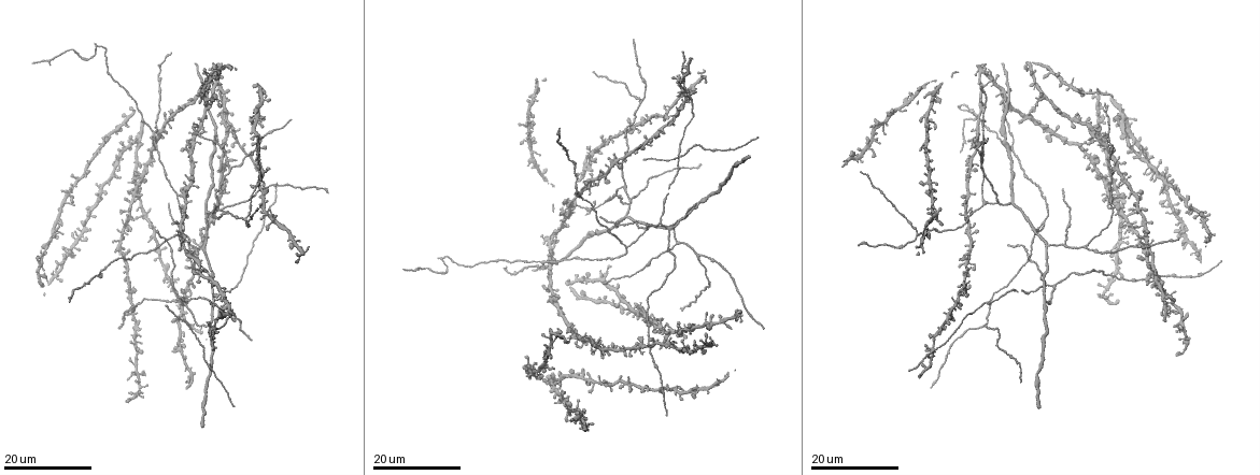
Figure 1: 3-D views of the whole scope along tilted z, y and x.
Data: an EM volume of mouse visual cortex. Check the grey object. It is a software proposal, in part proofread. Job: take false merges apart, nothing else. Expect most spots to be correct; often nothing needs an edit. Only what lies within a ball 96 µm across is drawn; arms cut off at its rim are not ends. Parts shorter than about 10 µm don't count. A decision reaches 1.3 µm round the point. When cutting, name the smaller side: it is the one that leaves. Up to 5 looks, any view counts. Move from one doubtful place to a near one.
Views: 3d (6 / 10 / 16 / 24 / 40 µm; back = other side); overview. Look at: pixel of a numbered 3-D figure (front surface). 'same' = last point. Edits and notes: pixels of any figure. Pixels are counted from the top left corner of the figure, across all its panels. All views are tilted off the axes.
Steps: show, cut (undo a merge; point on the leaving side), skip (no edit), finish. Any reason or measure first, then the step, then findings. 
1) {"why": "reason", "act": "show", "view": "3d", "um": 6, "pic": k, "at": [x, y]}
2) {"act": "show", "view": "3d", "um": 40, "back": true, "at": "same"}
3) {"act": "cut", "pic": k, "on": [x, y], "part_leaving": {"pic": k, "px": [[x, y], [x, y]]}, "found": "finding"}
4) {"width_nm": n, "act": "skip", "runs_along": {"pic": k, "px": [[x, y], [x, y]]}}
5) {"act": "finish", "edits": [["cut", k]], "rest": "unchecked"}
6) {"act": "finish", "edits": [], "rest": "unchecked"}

{"why": "four-way junction", "act": "show", "view": "3d", "um": 16, "pic": 1, "at": [932, 348]}

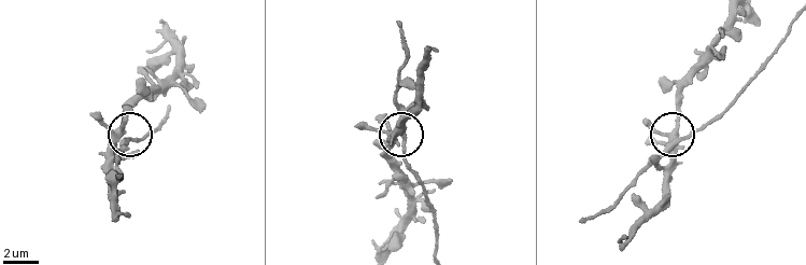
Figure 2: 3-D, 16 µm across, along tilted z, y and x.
{"act": "show", "view": "3d", "um": 6, "pic": 2, "at": [682, 139]}

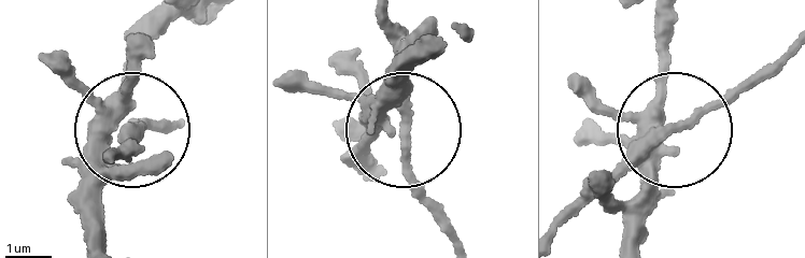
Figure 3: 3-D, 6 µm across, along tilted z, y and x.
{"arms": 4, "act": "skip", "found": "one neuron here"}

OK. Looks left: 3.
{"why": "a fork", "act": "show", "view": "3d", "um": 24, "pic": 1, "at": [220, 210]}

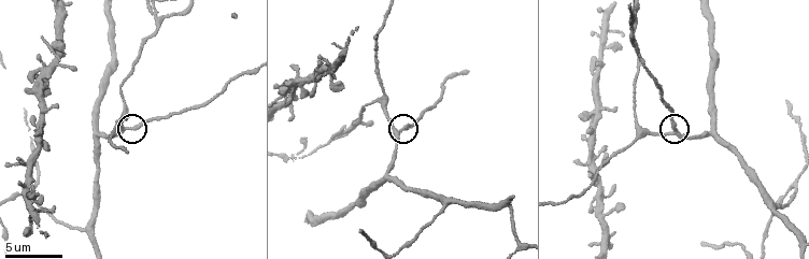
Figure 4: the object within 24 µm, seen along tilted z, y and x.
{"act": "show", "view": "3d", "um": 10, "pic": 4, "at": [401, 131]}

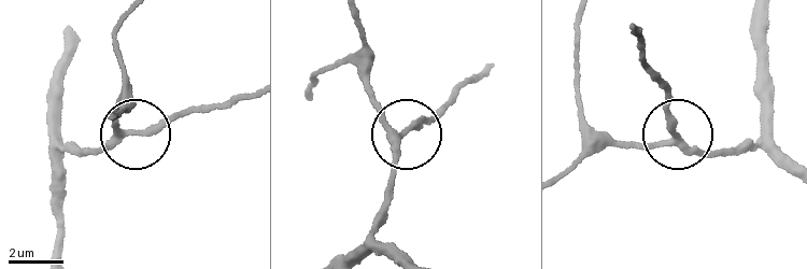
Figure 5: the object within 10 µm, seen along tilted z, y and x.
{"arms": 3, "act": "skip", "found": "continuous, no second neuron"}

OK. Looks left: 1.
{"act": "finish", "edits": [], "rest": "unchecked"}

